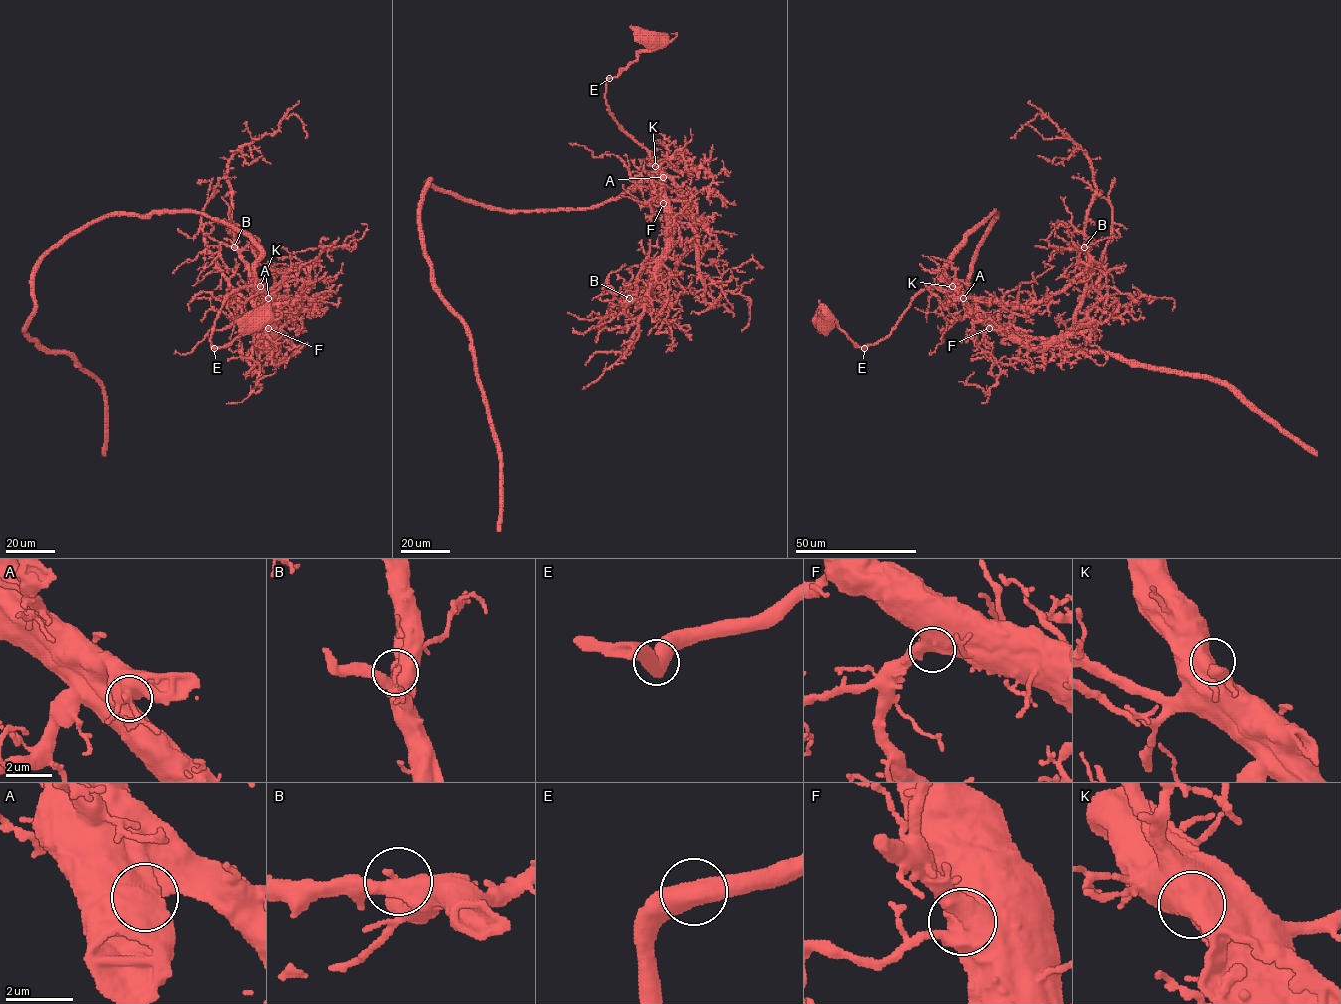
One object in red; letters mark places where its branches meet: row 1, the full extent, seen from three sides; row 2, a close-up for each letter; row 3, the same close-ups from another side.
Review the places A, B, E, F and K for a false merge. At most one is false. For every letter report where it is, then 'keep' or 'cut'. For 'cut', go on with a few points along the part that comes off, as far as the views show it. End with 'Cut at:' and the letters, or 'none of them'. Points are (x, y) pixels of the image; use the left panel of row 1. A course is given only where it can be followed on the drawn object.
A: place (268, 298); keep
B: place (234, 247); keep
E: place (214, 348); keep
F: place (268, 328); keep
K: place (260, 286); keep
Cut at: none of them

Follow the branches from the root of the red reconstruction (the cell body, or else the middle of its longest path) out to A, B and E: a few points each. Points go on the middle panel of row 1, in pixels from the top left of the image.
A: (652, 41), (661, 46), (643, 50), (633, 62), (606, 81), (606, 102), (618, 125), (646, 150), (663, 177)
B: (652, 41), (661, 46), (606, 81), (609, 111), (648, 152), (666, 207), (663, 263), (646, 298), (629, 298)
E: (652, 41), (661, 46), (643, 50), (633, 62), (609, 78)

